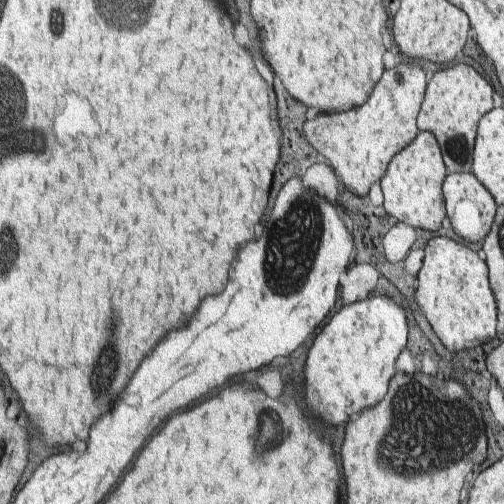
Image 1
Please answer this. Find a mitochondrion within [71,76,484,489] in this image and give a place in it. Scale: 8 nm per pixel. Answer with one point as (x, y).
(436, 432)

